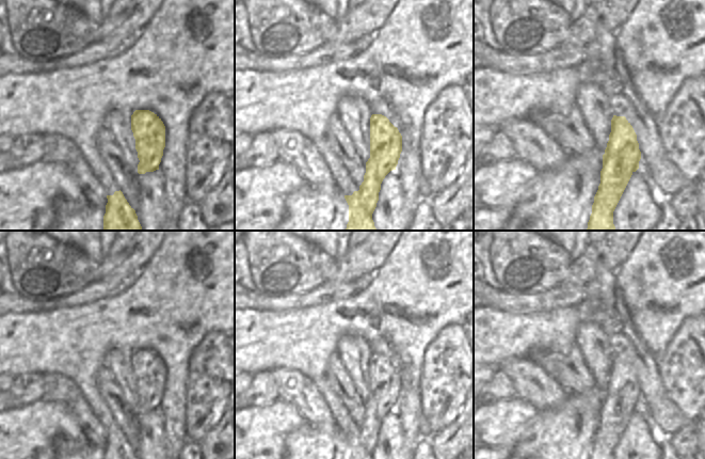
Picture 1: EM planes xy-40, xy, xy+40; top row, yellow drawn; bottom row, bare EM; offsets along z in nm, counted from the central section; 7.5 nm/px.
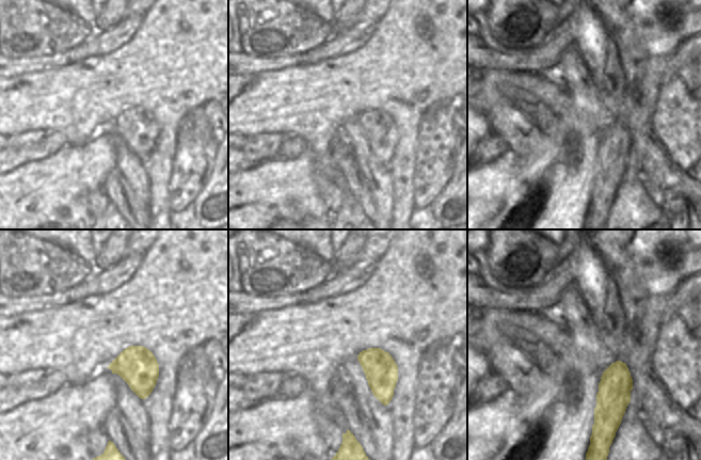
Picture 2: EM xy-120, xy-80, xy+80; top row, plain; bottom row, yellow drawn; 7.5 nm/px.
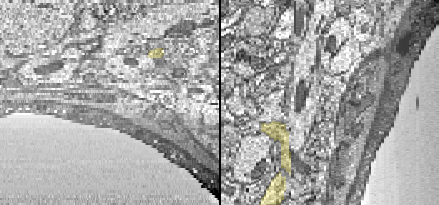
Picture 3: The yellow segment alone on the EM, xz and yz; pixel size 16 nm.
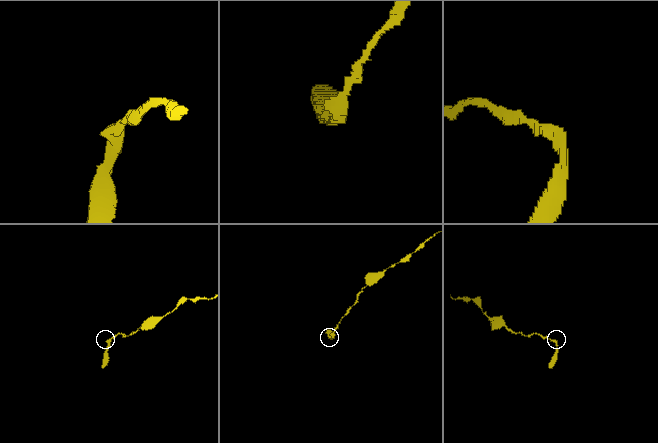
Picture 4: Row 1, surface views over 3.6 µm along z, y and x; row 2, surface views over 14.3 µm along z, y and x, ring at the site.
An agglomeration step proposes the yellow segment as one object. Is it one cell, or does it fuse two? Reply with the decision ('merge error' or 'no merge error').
merge error

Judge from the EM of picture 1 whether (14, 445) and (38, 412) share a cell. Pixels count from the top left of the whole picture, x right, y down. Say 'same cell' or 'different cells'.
same cell

